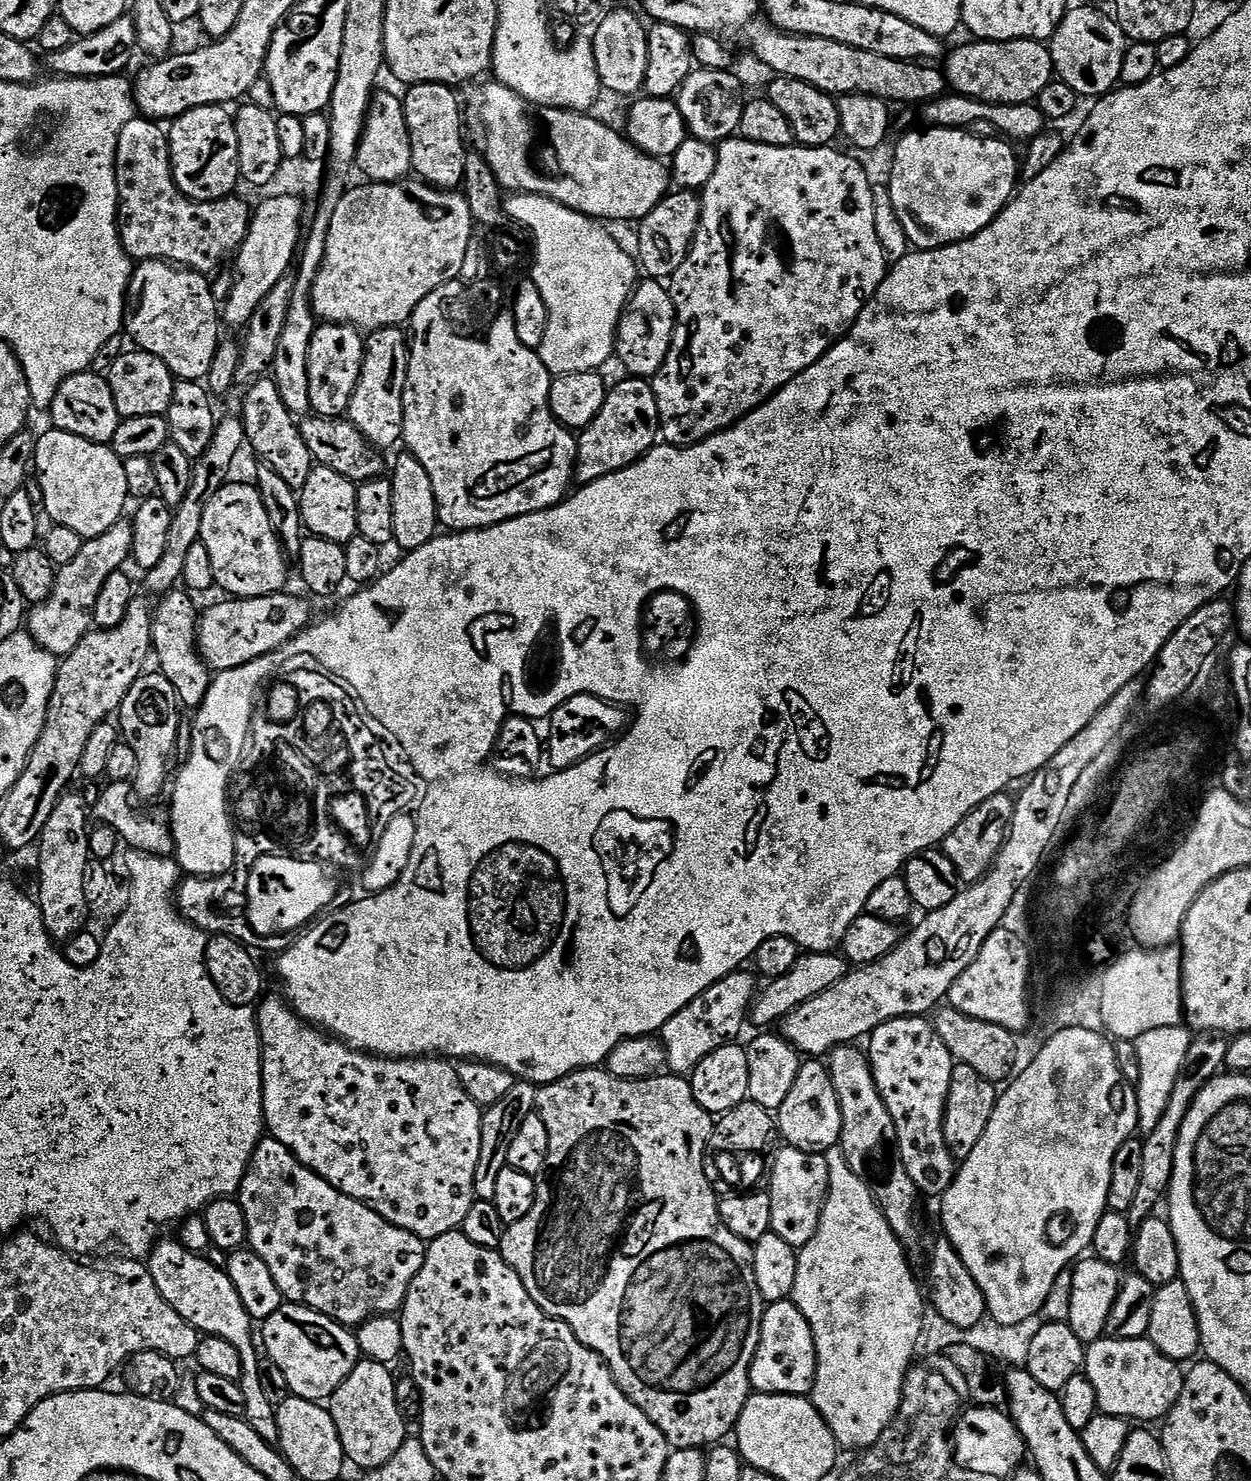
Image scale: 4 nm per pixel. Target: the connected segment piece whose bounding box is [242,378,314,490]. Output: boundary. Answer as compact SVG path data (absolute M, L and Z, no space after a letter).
M261 378L245 392L248 393L244 396L242 415L247 447L252 447L260 459L259 463L274 470L274 474L278 474L278 478L282 478L286 486L297 490L306 486L306 478L310 478L314 461L300 433L300 424L286 410L282 394L278 394L278 386L270 378Z

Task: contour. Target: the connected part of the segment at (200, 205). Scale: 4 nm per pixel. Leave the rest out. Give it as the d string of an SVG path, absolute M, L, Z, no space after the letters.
M137 118L126 122L126 126L122 126L122 134L118 134L116 147L116 182L120 199L118 213L120 241L125 254L133 261L162 260L194 272L212 274L221 267L219 264L228 255L231 257L239 252L240 245L247 236L250 208L249 206L247 208L242 201L229 198L198 202L186 198L186 194L178 190L172 177L168 134L155 120Z

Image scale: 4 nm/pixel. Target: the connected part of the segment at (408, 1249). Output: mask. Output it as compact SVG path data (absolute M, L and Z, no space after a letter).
M271 1138L261 1140L260 1145L254 1150L251 1162L248 1163L248 1173L244 1175L244 1180L240 1184L238 1203L240 1209L244 1211L244 1220L248 1223L247 1243L250 1245L251 1251L256 1252L258 1258L262 1258L262 1262L266 1262L266 1266L270 1268L270 1274L274 1274L274 1282L278 1282L278 1290L283 1294L287 1303L312 1308L316 1312L321 1312L324 1316L329 1316L337 1324L345 1326L359 1326L368 1320L373 1320L376 1316L391 1316L403 1309L410 1282L414 1282L418 1270L422 1270L422 1262L426 1251L425 1241L414 1235L413 1232L402 1230L391 1224L389 1220L382 1219L368 1205L359 1204L357 1200L351 1200L349 1196L343 1196L334 1186L330 1186L325 1180L321 1180L309 1168L305 1168L293 1156L290 1149L282 1146L282 1142Z

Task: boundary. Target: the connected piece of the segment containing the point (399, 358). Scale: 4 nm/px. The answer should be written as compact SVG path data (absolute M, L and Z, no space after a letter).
M403 327L378 328L367 337L358 386L350 398L347 419L377 450L401 443L404 435L404 391L410 340Z

